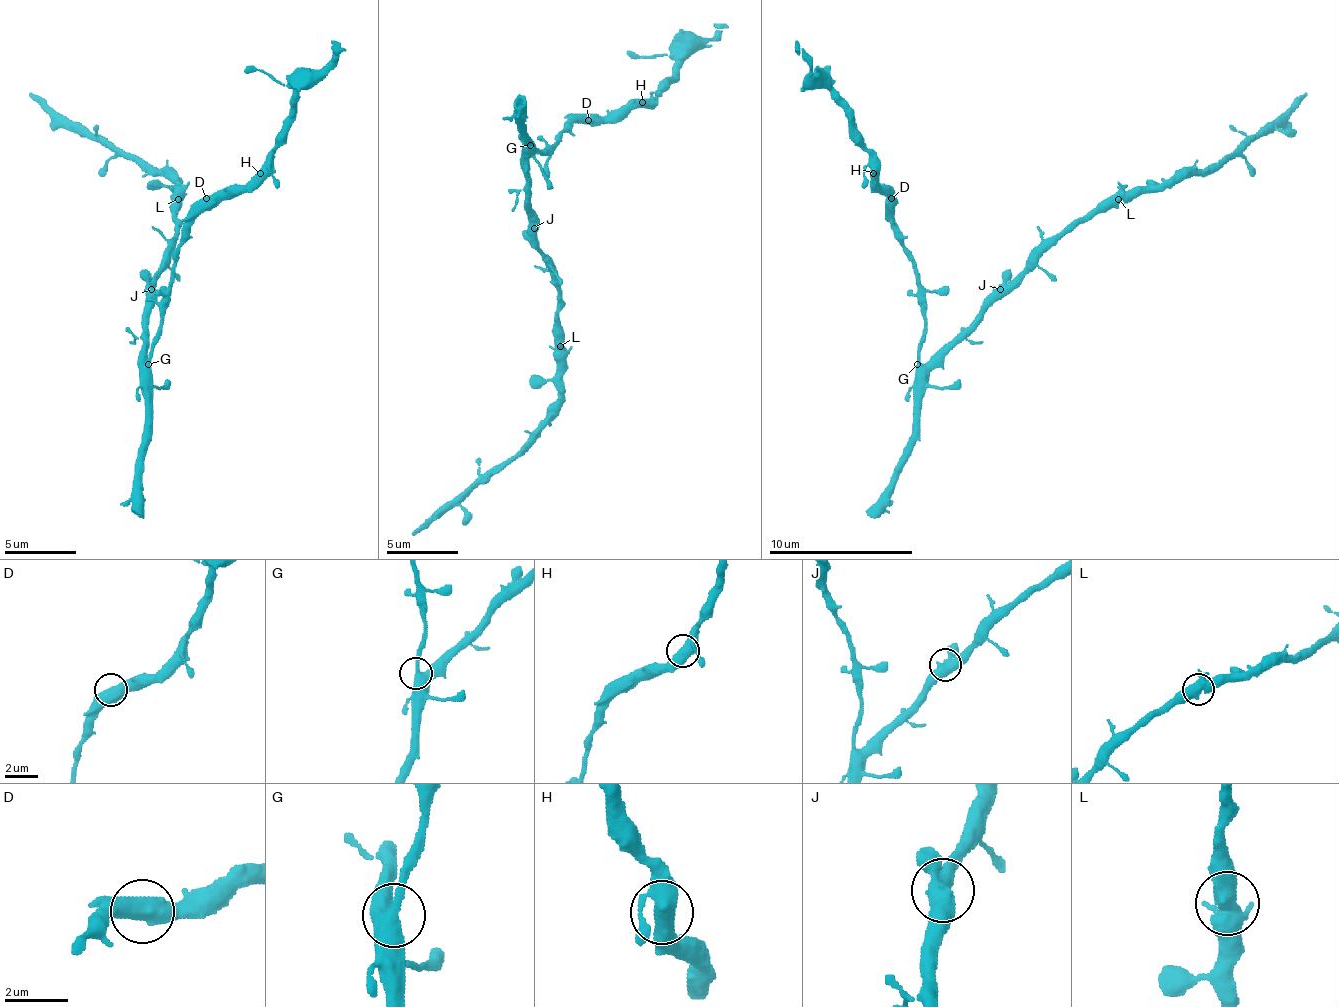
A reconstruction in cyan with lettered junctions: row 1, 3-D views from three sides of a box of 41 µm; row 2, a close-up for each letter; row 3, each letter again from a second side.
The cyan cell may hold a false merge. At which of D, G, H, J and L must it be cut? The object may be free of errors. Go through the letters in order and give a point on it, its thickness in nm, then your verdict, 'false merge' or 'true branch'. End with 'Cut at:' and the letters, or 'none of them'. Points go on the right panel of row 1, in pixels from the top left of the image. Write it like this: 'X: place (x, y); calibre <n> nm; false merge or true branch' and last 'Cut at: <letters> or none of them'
D: place (891, 198); calibre 550 nm; true branch
G: place (917, 364); calibre 440 nm; true branch
H: place (873, 173); calibre 460 nm; true branch
J: place (1000, 289); calibre 480 nm; true branch
L: place (1118, 199); calibre 500 nm; true branch
Cut at: none of them

